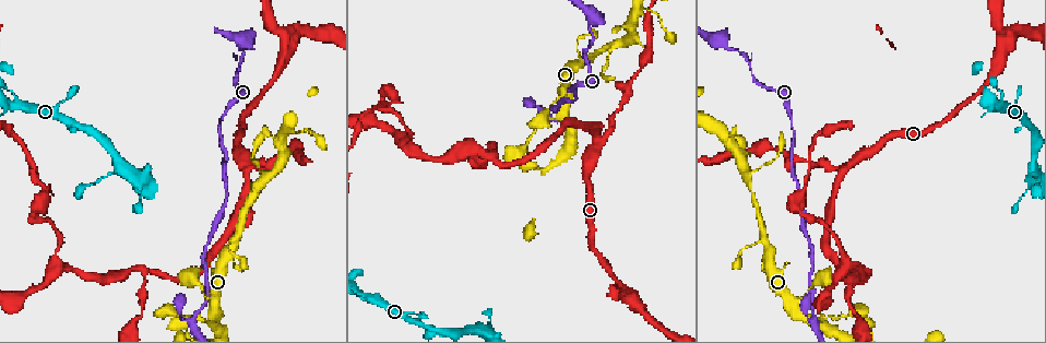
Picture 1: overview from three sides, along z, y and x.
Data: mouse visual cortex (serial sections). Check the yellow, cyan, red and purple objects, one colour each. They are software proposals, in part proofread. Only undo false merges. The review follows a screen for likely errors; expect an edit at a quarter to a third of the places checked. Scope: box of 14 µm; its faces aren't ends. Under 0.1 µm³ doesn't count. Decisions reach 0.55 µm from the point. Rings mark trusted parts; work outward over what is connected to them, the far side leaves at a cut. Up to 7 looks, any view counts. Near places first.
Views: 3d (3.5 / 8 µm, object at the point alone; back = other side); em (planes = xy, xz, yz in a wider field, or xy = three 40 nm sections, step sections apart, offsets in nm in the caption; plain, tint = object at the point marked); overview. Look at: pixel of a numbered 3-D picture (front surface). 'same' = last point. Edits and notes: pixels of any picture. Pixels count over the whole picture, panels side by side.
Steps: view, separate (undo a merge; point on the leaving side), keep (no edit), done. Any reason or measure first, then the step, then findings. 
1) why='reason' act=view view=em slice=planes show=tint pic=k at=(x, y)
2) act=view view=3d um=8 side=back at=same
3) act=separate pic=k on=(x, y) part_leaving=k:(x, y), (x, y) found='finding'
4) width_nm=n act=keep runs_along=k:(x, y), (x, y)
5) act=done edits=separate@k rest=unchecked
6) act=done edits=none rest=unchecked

why='sudden change in width' act=view view=3d um=3.5 pic=1 at=(639, 69)

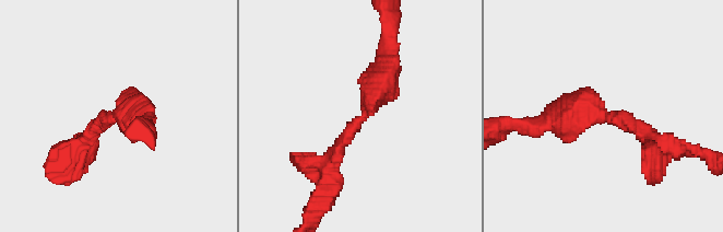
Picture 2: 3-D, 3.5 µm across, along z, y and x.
act=view view=em slice=xy step=2 show=tint pic=2 at=(363, 117)

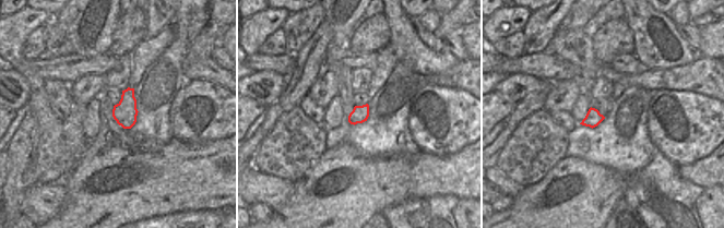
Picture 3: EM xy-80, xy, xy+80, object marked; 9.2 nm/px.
act=keep runs_along=2:(326, 167), (369, 108), (386, 55) found='one cell here'

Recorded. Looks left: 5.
why='branch point' act=view view=3d um=3.5 pic=1 at=(492, 159)

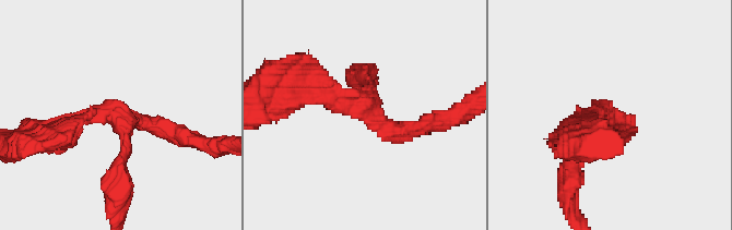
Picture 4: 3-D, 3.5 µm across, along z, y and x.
arms=3 arm_widths_nm=200,200,250 why='shape alone is not enough' act=view view=em slice=xy step=5 show=tint pic=4 at=(365, 111)

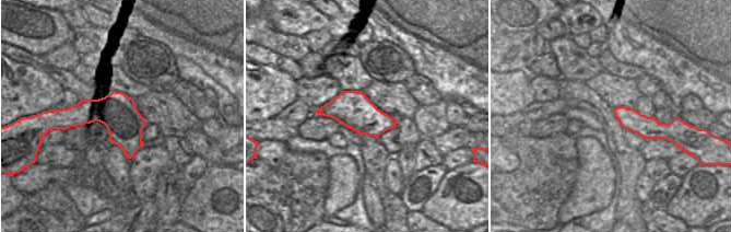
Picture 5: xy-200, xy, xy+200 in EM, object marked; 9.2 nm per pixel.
act=keep found='continuous, no second cell'

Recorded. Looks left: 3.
why='thick turns thin' act=view view=3d um=3.5 pic=1 at=(389, 91)

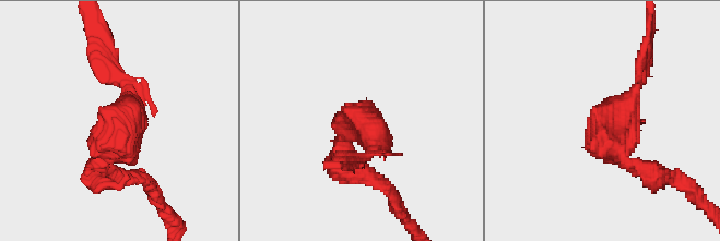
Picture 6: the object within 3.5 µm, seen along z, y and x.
act=view view=em slice=xy step=1 show=tint pic=6 at=(110, 138)

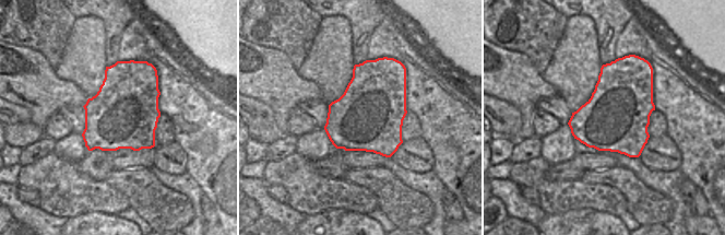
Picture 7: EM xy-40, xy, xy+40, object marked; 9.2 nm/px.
act=keep runs_along=6:(658, 176), (608, 139), (638, 82) found='all the same cell'

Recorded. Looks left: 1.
act=done edits=none rest=unchecked

